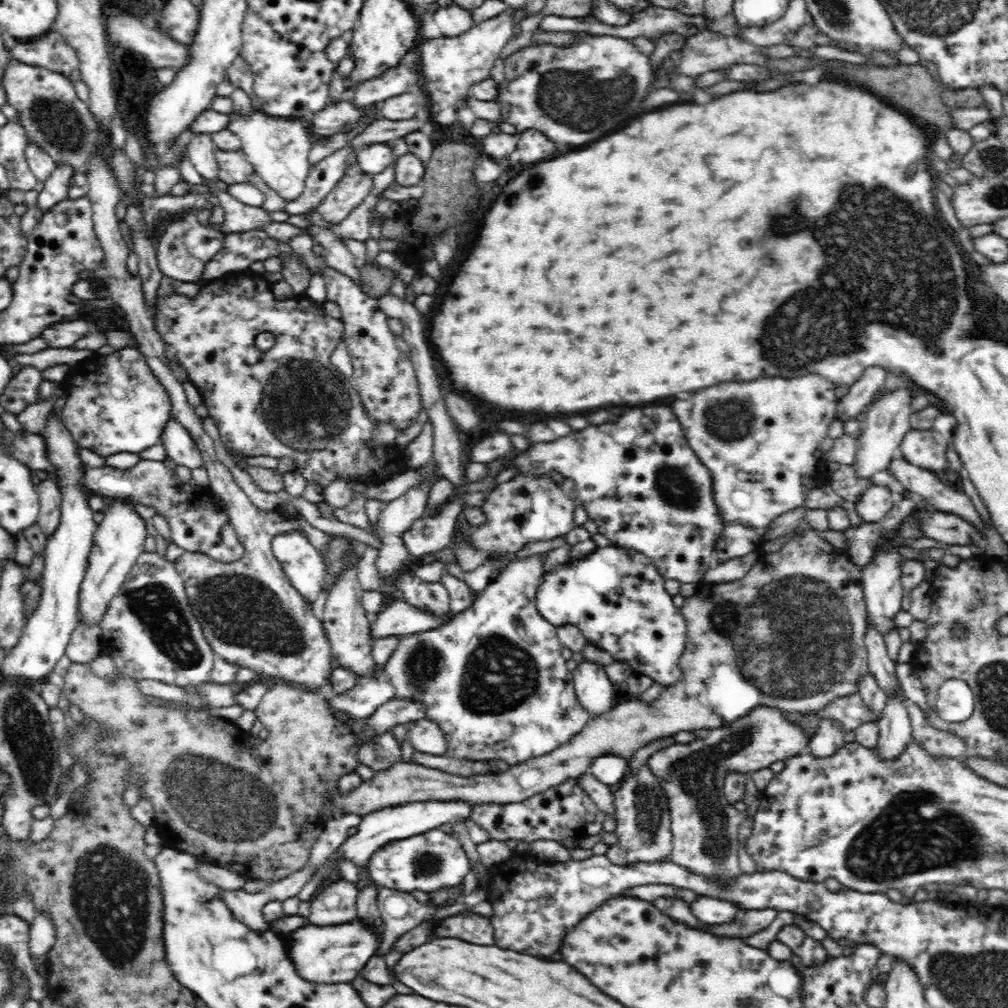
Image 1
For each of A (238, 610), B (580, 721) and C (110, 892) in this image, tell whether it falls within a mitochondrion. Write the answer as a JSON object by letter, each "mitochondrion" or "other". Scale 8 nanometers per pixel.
{"A":"mitochondrion","B":"other","C":"mitochondrion"}

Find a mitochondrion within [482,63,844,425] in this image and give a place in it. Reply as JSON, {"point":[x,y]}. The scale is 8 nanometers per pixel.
{"point":[559,91]}

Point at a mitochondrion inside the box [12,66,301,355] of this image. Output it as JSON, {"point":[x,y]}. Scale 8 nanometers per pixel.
{"point":[61,124]}

